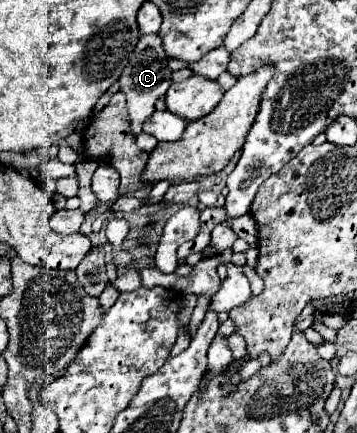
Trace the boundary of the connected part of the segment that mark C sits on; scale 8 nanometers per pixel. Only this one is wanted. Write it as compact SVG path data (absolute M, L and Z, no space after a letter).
M142 35L134 55L130 57L130 63L124 67L118 83L120 83L120 91L126 95L126 105L128 105L128 113L130 113L130 127L134 135L142 133L142 125L144 121L154 113L154 103L168 91L172 79L170 79L170 67L168 67L168 59L166 53L162 49L162 39L160 35Z

